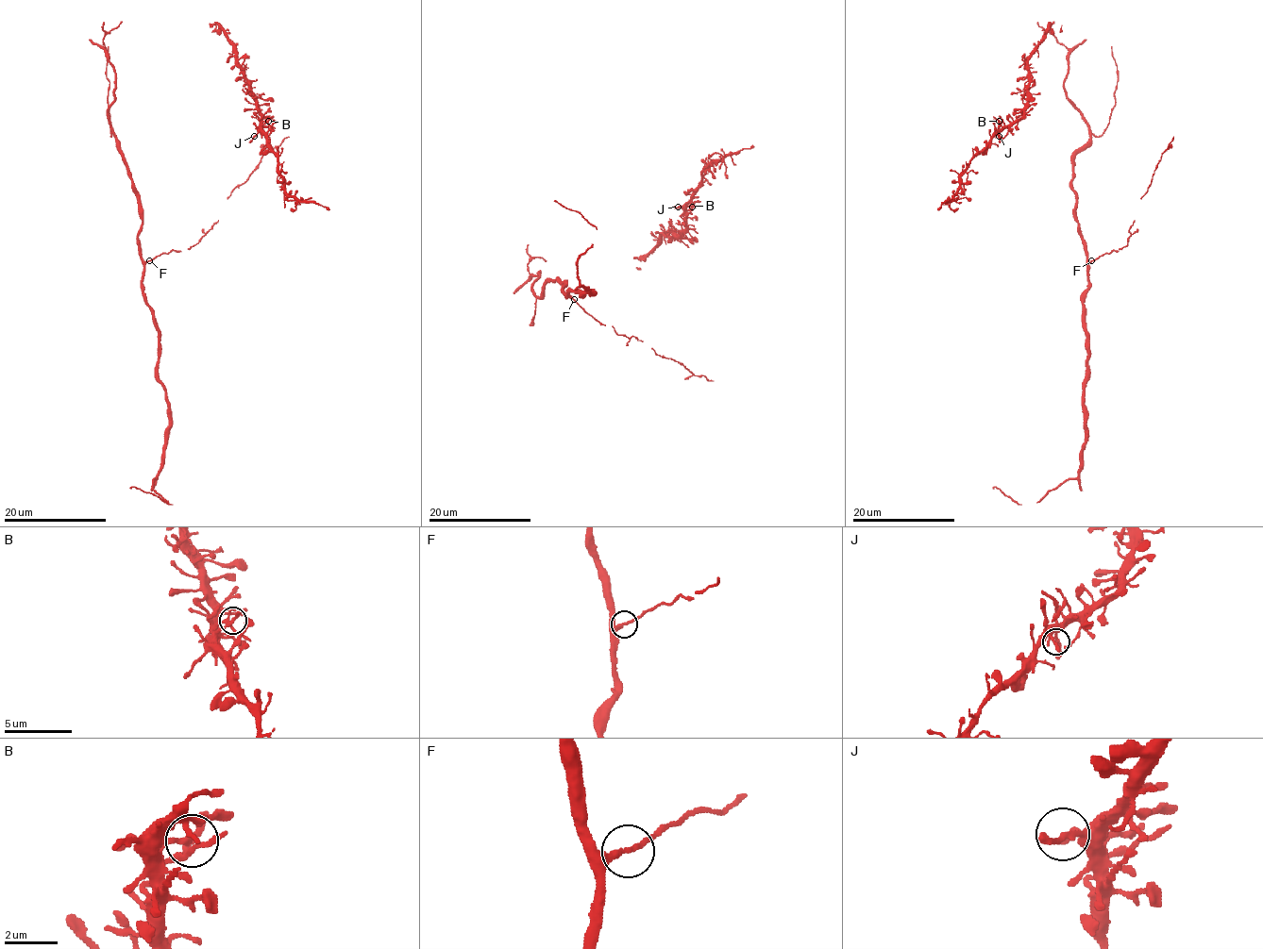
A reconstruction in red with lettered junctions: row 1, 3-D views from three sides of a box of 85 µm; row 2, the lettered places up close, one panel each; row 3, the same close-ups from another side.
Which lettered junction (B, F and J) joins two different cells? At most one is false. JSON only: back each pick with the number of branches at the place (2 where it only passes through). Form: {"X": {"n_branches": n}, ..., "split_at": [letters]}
{"split_at": []}

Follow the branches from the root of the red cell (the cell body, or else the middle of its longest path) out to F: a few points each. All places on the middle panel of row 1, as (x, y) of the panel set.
F: (537, 296), (541, 296), (542, 287), (547, 282), (556, 279), (566, 286), (563, 290), (574, 299)

